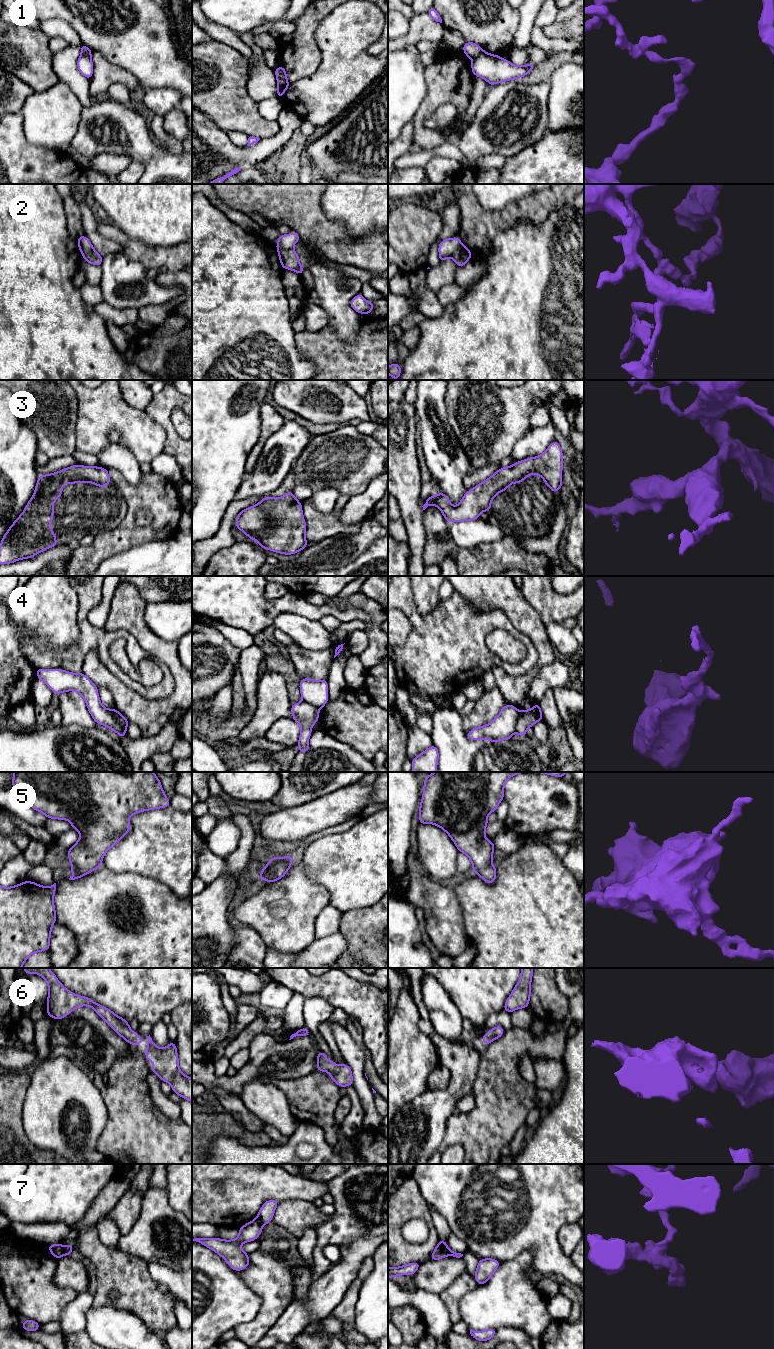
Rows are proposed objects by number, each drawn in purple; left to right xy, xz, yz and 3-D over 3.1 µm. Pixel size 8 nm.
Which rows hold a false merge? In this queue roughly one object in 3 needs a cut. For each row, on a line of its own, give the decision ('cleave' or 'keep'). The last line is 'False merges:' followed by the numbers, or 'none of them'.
1: cleave
2: cleave
3: keep
4: cleave
5: keep
6: keep
7: cleave
False merges: 1, 2, 4, 7

